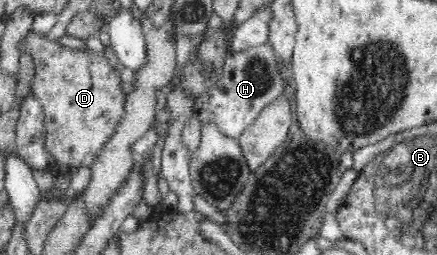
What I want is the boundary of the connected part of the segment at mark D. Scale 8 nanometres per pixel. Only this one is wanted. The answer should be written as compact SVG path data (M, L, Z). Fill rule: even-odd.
M30 32L26 38L18 48L30 52L36 66L32 92L46 114L46 149L56 158L56 166L50 171L54 175L58 164L67 165L72 170L89 167L97 150L113 134L123 116L123 81L105 54L64 47L43 34Z

